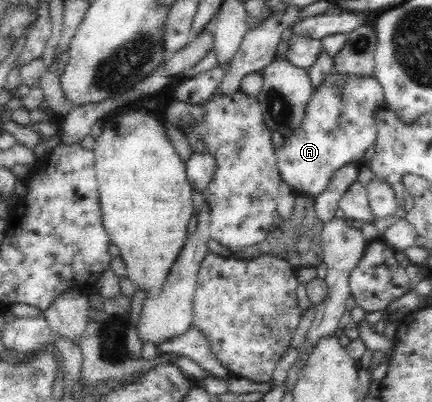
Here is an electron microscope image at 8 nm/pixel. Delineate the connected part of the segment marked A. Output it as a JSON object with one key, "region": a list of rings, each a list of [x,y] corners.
{"region":[[[335,68],[328,74],[324,84],[320,84],[316,90],[312,90],[309,104],[306,110],[302,126],[296,128],[290,136],[284,136],[284,143],[274,150],[276,167],[280,171],[280,177],[297,192],[315,197],[325,188],[334,172],[344,165],[355,167],[358,162],[364,163],[364,152],[370,146],[375,146],[377,128],[376,112],[385,105],[386,99],[383,88],[378,79],[373,75],[356,76],[355,74],[337,74]]]}

